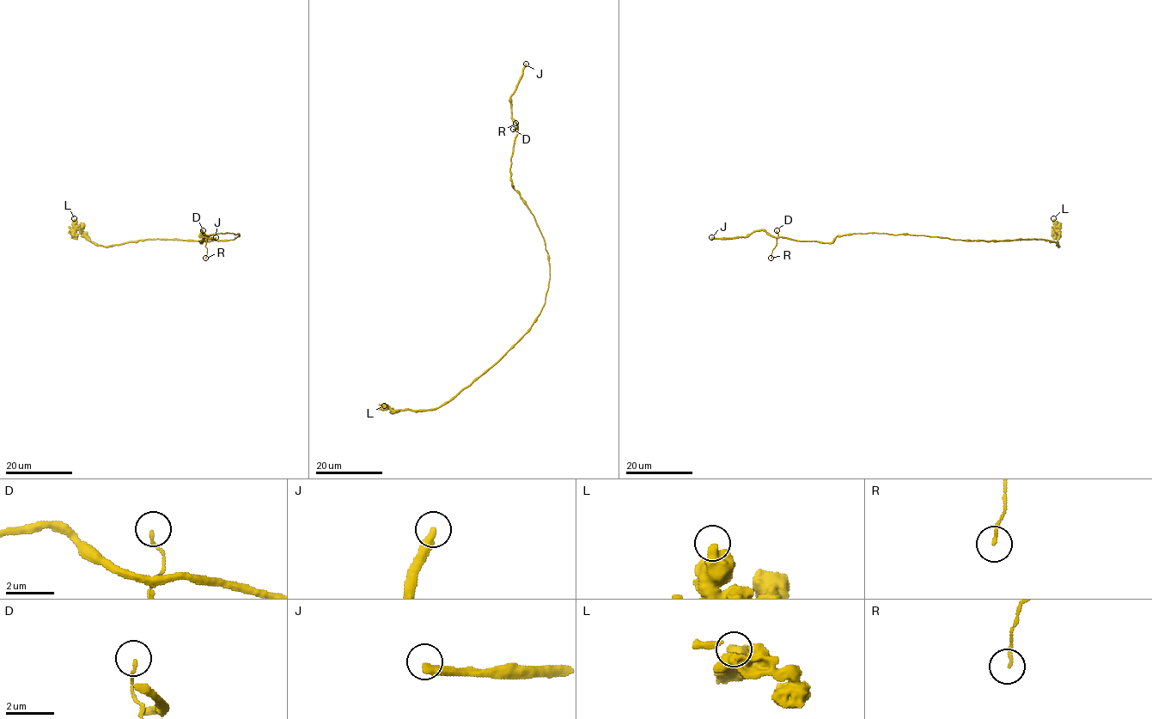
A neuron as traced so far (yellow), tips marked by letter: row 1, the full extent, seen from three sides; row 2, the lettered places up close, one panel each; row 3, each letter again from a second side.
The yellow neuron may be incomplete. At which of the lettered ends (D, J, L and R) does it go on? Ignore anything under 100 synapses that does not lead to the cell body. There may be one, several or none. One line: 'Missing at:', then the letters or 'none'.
Missing at: J

